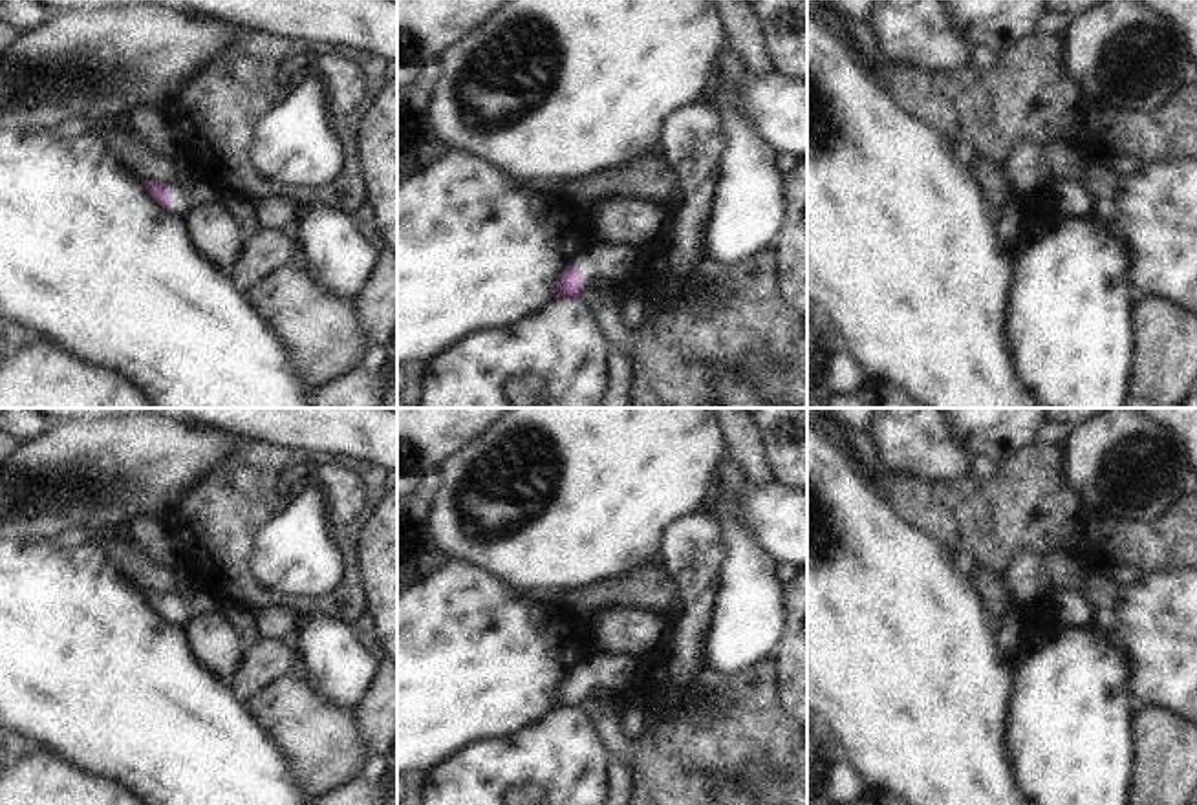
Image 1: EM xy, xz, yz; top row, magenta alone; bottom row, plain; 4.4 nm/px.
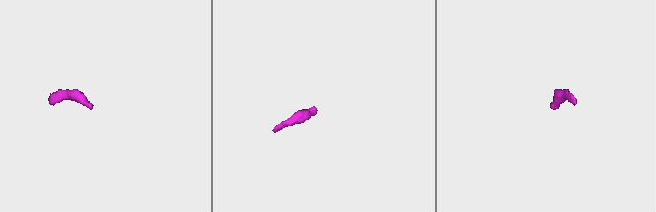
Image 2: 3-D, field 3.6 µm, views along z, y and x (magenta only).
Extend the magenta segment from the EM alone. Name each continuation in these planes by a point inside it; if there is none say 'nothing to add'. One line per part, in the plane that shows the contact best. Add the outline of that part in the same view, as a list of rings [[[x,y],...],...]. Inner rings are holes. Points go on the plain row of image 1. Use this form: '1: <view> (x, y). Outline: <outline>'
1: xy (200, 602). Outline: [[[198,587],[190,598],[183,598],[178,593],[170,593],[168,596],[172,598],[172,611],[165,620],[179,628],[185,628],[192,617],[223,611],[223,606],[205,587]]]

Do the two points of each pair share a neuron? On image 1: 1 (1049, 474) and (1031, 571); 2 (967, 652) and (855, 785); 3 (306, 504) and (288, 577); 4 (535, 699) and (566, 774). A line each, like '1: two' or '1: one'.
1: two
2: two
3: one
4: two

